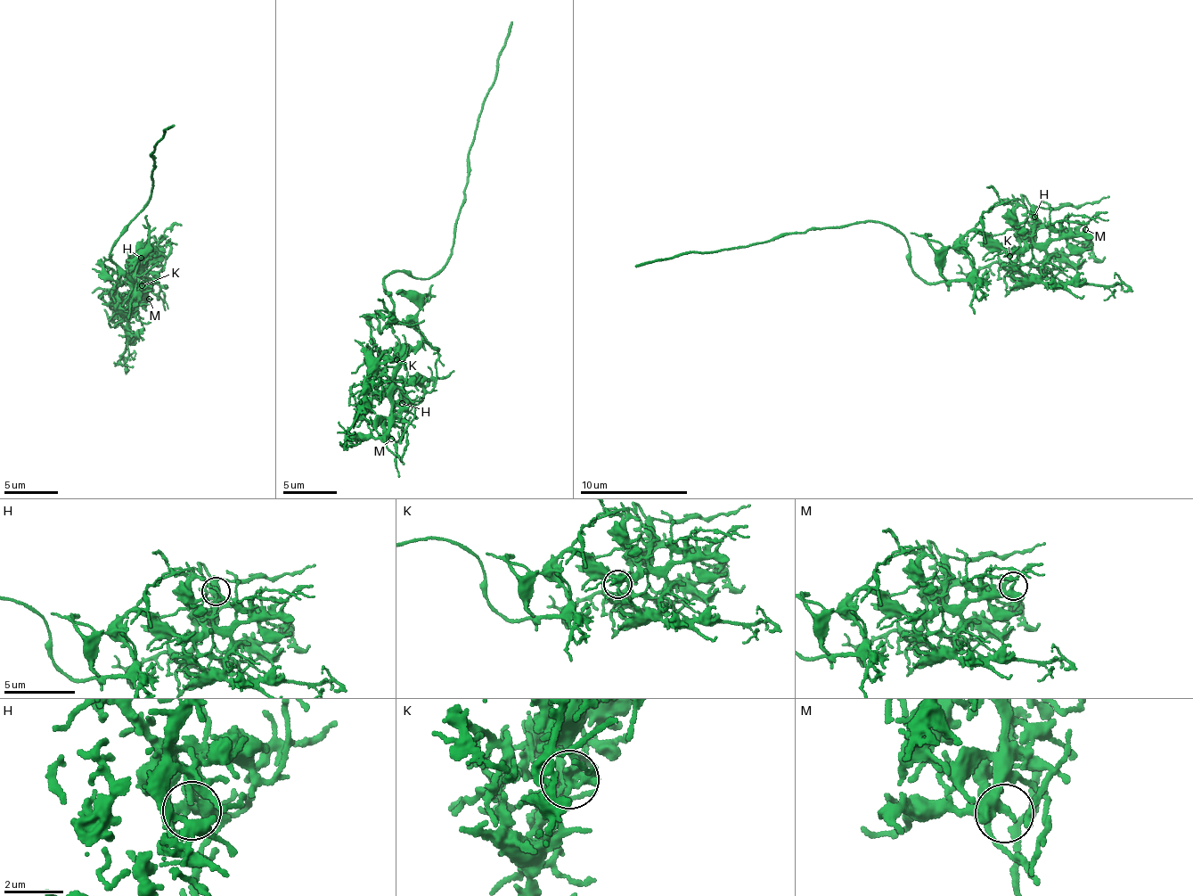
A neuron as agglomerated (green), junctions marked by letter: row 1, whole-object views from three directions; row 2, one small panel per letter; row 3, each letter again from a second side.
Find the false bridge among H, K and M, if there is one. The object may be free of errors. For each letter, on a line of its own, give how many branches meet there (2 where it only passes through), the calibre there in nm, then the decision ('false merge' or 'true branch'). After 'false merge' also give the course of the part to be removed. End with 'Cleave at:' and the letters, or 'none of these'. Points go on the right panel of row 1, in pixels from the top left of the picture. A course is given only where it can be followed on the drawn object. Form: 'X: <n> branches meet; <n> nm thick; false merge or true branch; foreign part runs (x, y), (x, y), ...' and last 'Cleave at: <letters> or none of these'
H: 7 branches meet; 360 nm thick; true branch
K: 6 branches meet; 300 nm thick; false merge; foreign part runs (1009, 255), (1022, 273), (1041, 283), (1081, 281), (1106, 285), (1122, 283), (1132, 291)
M: 4 branches meet; 280 nm thick; true branch
Cleave at: K

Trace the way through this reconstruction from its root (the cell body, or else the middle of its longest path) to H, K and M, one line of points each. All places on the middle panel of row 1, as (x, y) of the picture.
H: (410, 275), (384, 279), (384, 291), (404, 292), (416, 307), (421, 336), (404, 358), (402, 403)
K: (410, 275), (399, 271), (384, 279), (384, 291), (404, 292), (418, 314), (421, 343), (397, 358)
M: (410, 275), (399, 271), (384, 279), (384, 291), (404, 292), (416, 307), (421, 336), (399, 361), (391, 439)

